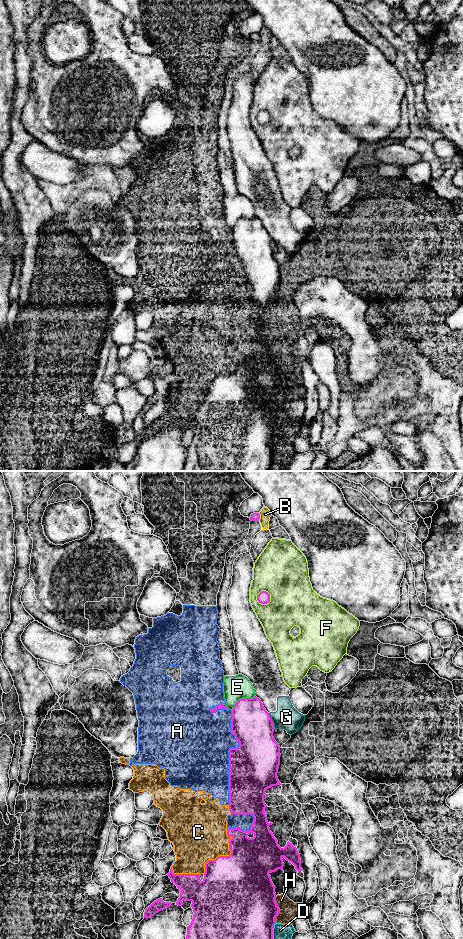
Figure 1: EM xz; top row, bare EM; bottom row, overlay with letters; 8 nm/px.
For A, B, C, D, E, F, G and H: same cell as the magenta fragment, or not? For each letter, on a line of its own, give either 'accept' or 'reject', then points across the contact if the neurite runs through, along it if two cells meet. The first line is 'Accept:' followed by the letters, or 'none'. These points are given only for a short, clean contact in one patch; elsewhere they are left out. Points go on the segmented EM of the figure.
Accept: none
A: reject
B: reject
C: reject
D: reject
E: reject
F: reject
G: reject
H: reject

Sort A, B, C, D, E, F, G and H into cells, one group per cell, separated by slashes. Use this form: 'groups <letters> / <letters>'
groups A C D H / B / E / F / G

